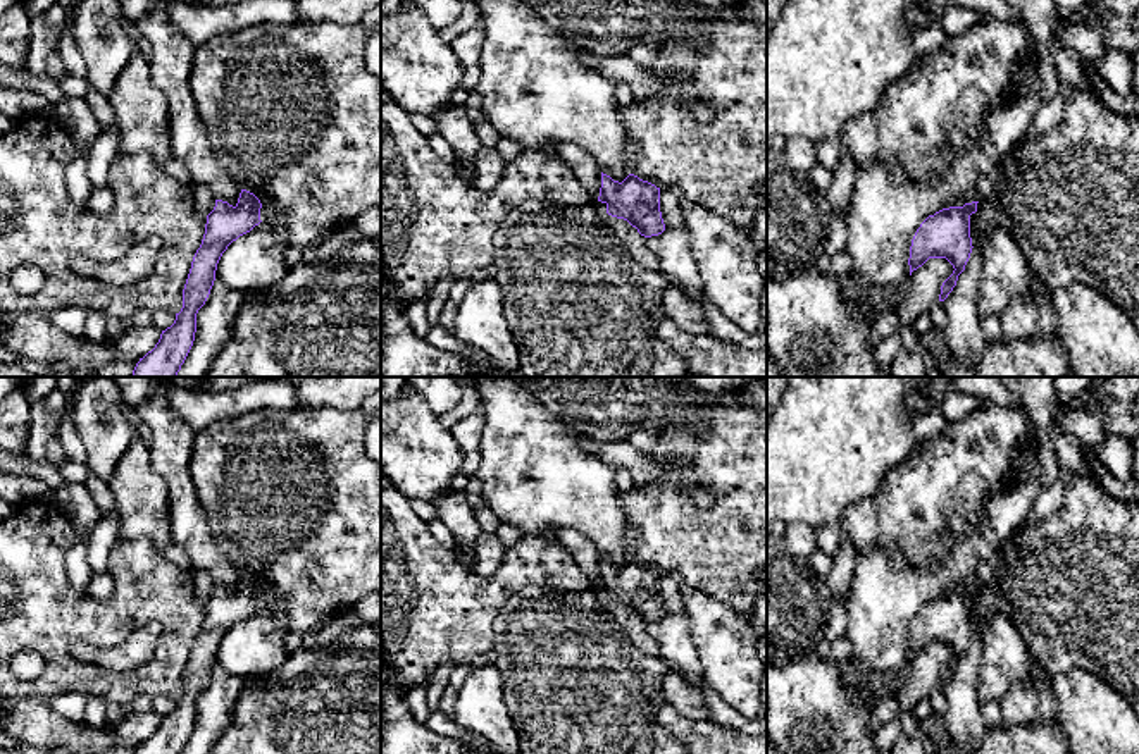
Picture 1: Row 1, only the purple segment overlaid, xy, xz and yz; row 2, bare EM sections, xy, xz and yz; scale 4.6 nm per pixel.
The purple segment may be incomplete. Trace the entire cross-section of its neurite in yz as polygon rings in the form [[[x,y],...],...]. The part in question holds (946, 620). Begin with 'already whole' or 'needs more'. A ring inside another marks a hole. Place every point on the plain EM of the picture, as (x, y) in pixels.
already whole; [[[977,589],[949,592],[929,601],[917,615],[910,632],[910,661],[929,644],[946,644],[953,651],[953,659],[943,668],[939,687],[944,687],[956,671],[958,661],[972,639],[970,601],[977,597]]]

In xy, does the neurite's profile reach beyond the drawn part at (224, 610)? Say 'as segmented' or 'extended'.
as segmented

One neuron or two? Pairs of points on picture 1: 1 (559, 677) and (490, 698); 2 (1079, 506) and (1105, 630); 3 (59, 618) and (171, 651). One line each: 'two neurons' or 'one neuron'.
1: two neurons
2: one neuron
3: one neuron

